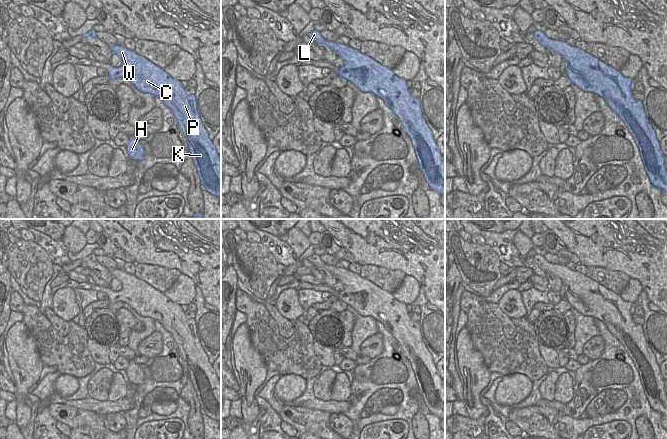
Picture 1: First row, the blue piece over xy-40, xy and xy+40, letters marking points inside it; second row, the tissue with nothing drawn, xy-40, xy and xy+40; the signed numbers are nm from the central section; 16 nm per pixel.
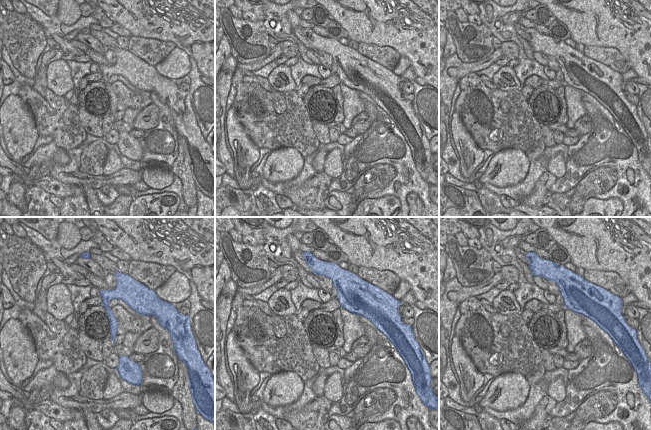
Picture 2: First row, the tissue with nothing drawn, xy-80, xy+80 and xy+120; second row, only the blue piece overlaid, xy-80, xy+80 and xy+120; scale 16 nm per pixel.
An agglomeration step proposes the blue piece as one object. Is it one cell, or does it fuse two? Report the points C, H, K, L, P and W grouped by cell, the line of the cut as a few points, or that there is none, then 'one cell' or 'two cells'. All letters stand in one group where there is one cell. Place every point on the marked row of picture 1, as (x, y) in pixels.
groups C H K L P W; cut none; one cell

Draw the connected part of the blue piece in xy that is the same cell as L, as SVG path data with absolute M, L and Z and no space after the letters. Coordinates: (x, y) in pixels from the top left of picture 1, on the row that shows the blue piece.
M317 30L307 35L316 44L328 46L344 61L344 66L339 70L336 67L329 69L337 76L350 81L361 92L371 92L381 98L399 118L414 147L418 166L428 186L440 195L445 195L443 155L425 123L420 108L420 98L413 97L409 93L407 81L359 50L341 42L325 40Z

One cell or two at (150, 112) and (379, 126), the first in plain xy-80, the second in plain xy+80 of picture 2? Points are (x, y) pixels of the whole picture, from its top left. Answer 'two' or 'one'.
two

